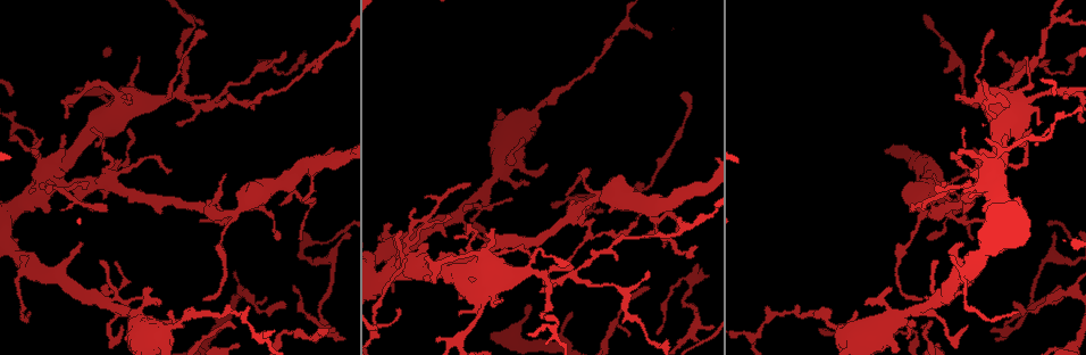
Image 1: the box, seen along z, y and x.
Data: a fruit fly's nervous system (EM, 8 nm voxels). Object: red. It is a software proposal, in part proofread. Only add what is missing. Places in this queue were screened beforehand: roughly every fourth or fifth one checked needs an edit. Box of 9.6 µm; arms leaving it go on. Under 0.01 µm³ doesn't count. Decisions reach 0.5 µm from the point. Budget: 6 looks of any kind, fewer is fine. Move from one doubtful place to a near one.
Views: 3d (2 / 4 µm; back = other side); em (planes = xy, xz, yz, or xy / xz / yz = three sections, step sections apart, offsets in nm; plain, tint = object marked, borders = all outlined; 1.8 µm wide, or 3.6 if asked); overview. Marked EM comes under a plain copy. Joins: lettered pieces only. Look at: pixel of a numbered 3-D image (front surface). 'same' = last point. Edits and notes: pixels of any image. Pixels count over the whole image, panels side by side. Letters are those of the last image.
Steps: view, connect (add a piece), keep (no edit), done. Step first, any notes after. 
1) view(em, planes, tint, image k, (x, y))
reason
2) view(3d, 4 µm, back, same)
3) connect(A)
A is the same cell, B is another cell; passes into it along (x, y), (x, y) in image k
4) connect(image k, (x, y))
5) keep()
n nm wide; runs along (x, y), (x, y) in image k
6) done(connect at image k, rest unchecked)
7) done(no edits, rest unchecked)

view(em, planes, borders, image 1, (1025, 111))
abrupt turn

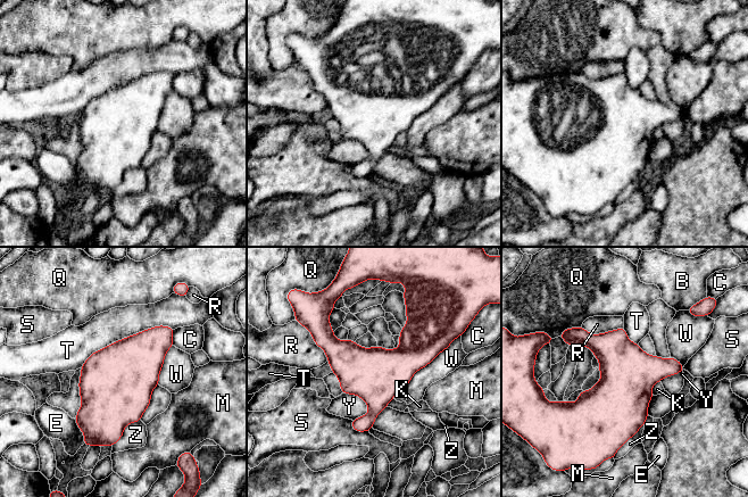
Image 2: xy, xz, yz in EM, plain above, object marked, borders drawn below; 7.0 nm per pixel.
keep()
T touches over 750 nm; B, C, E, K, M, Q, R, S, T, W, Y and Z are other cells; border along (659, 380), (653, 387), (653, 395) in image 2; none of them fits

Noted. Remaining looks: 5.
view(3d, 4 µm, back, image 1, (570, 263))
branch stops here

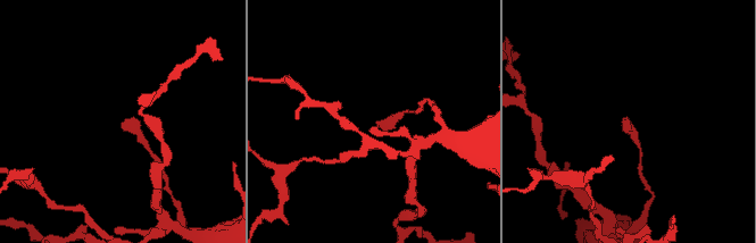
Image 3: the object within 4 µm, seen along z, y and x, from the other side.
view(em, planes, borders, image 3, (376, 124))
shape alone is not enough

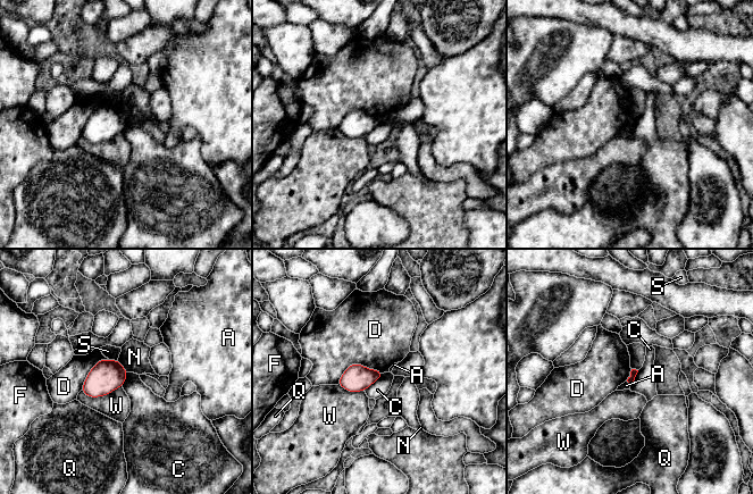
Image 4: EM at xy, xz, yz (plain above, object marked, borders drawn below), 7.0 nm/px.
keep()
A, C, D, F, N, Q, S and W are other cells; border along (384, 373), (365, 391) in image 4; none of them fits

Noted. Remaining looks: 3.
view(em, 3.6 µm, xz, step 16, tint, image 1, (938, 175))
small branch off a trunk

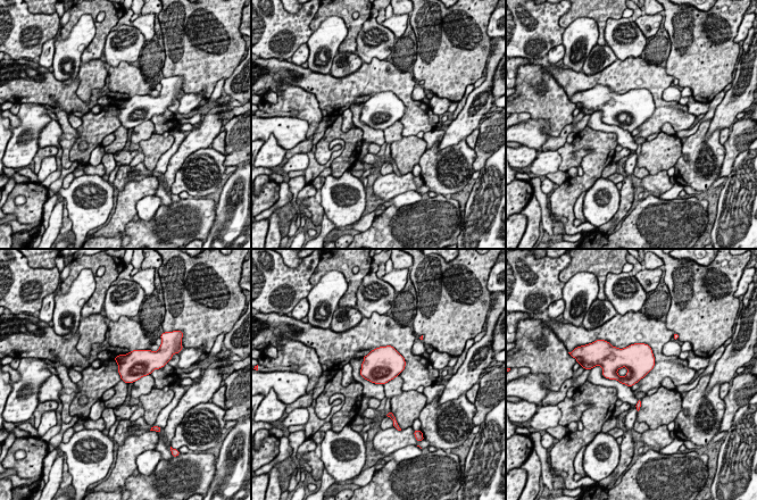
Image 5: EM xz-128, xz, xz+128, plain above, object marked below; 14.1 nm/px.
view(em, 3.6 µm, yz, step 4, borders, same)
another direction

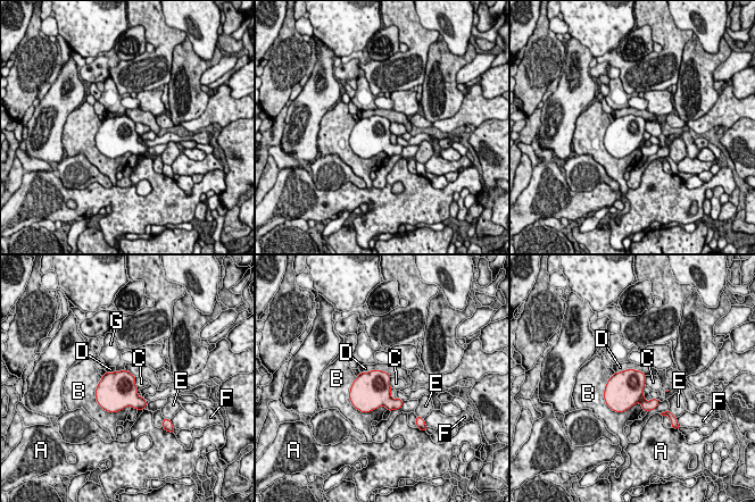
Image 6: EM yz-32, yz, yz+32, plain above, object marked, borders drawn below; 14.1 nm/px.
keep()
A, B, C, D, E, F and G are other cells; border along (134, 377), (134, 384), (138, 390) in image 6; no lettered piece goes on from it

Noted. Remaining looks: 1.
done(no edits, rest unchecked)

